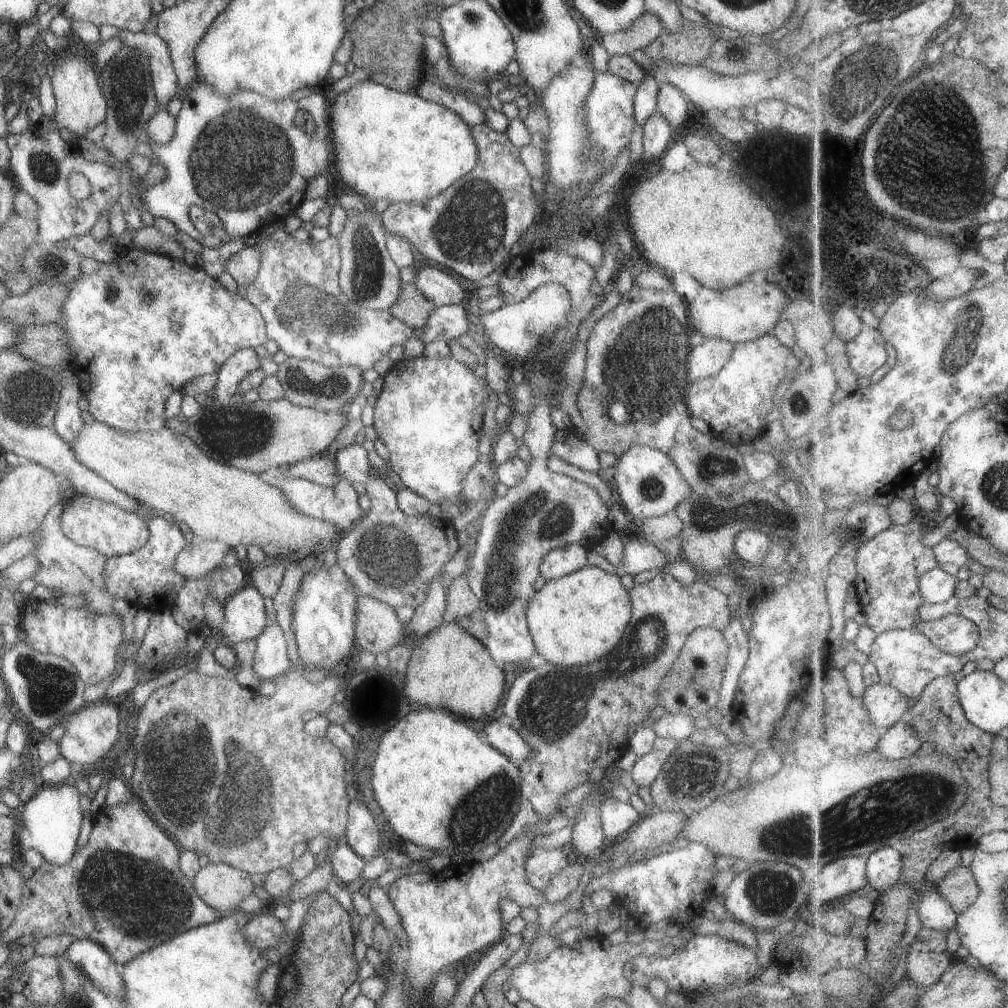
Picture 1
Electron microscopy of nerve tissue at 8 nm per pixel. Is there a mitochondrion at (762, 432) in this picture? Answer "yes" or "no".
no

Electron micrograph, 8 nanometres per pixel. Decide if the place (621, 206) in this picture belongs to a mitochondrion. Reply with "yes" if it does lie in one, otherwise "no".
no

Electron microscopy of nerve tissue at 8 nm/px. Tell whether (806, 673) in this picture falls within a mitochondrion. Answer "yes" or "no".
no

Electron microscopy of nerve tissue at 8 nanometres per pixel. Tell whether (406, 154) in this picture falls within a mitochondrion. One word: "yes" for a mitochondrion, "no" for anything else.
no

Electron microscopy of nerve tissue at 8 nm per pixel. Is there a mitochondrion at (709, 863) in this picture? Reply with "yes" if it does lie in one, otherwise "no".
no

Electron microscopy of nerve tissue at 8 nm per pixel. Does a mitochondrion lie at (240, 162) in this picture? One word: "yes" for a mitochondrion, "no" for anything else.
yes

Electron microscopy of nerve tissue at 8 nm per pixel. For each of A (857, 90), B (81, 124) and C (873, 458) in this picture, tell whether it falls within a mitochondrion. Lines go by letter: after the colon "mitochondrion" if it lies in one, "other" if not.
A: mitochondrion
B: other
C: other

